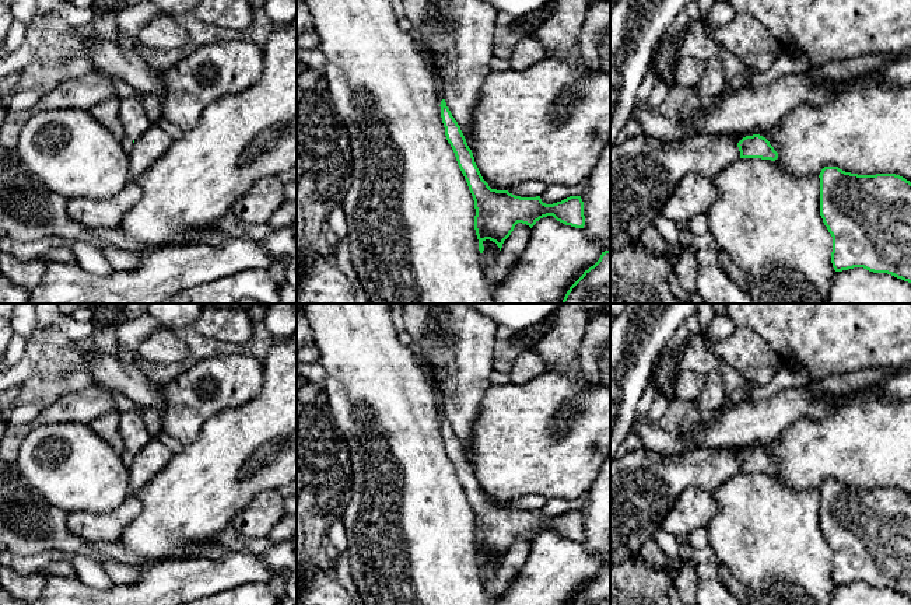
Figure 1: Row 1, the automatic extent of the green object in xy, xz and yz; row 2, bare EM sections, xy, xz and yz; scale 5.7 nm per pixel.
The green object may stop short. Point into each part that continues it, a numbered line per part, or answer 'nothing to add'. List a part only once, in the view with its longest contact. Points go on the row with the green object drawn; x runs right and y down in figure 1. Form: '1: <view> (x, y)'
1: xz (440, 79)

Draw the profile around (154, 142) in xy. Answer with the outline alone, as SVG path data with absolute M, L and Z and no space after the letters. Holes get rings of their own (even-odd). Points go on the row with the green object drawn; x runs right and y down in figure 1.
M157 123L151 125L137 140L129 153L129 172L134 181L153 167L153 164L169 148L174 139Z

